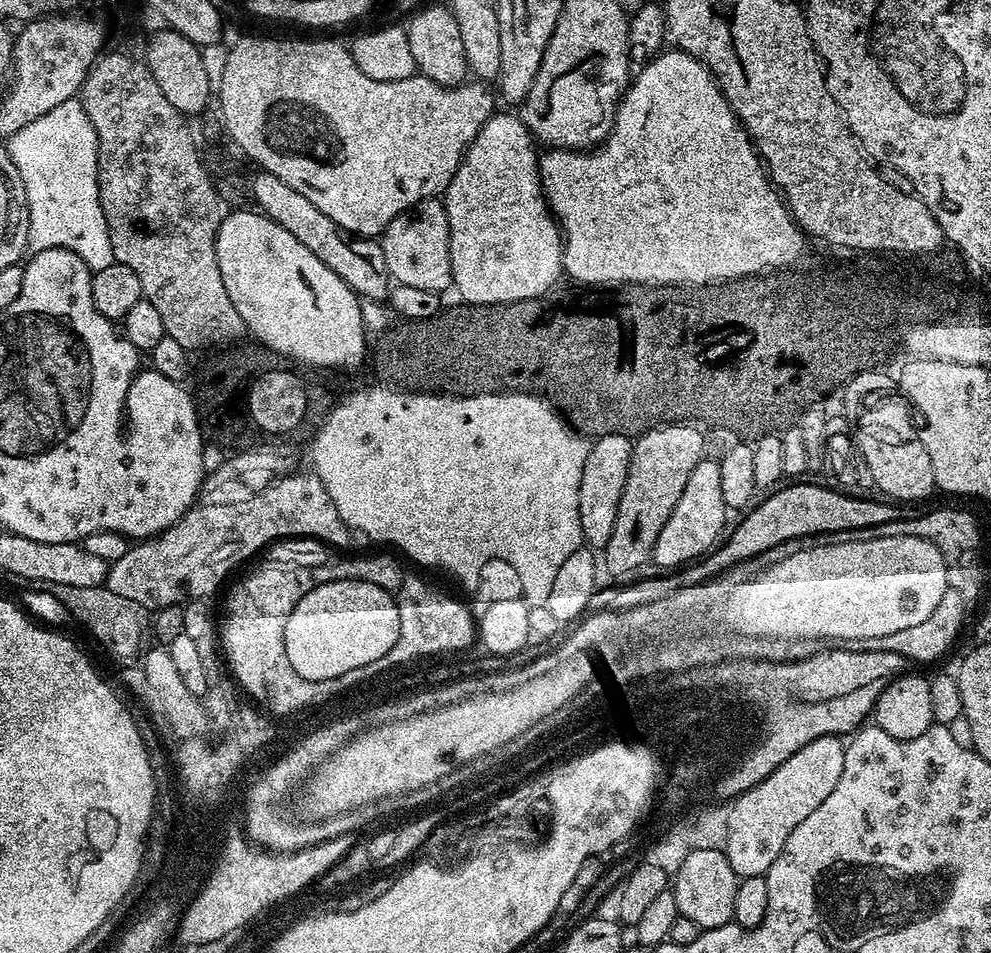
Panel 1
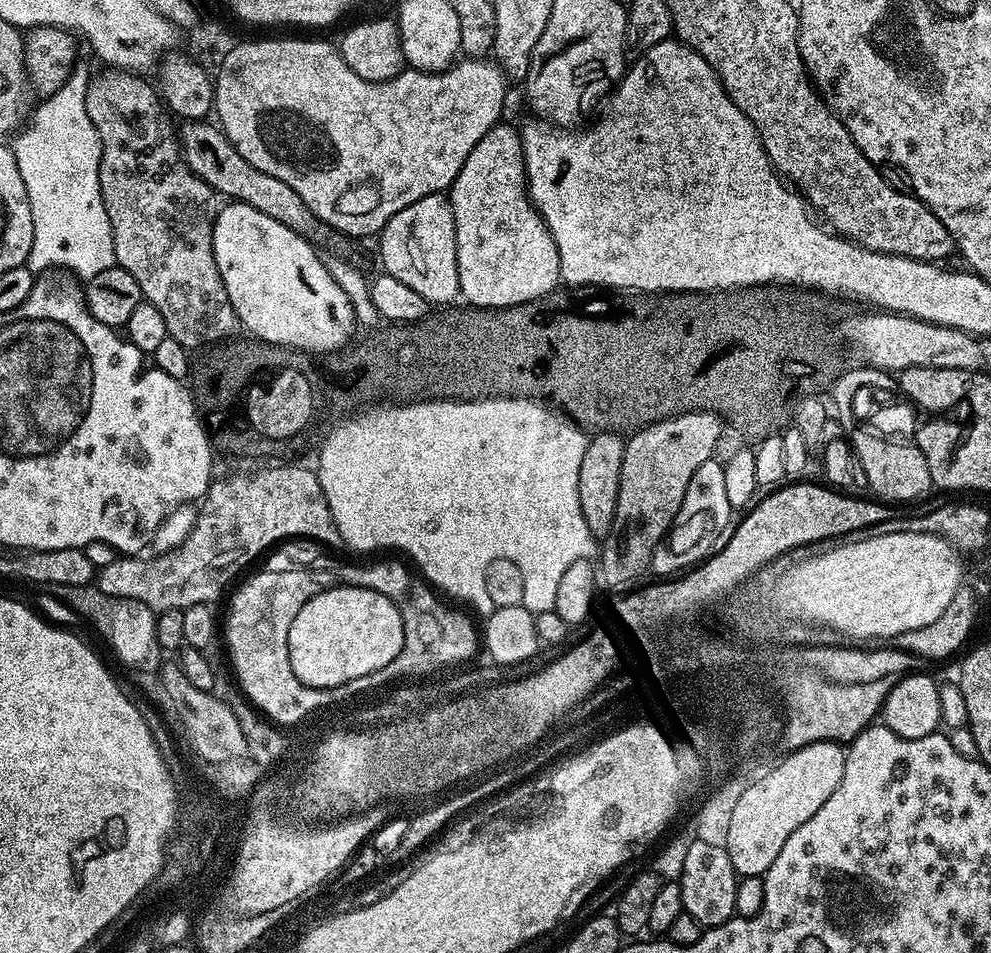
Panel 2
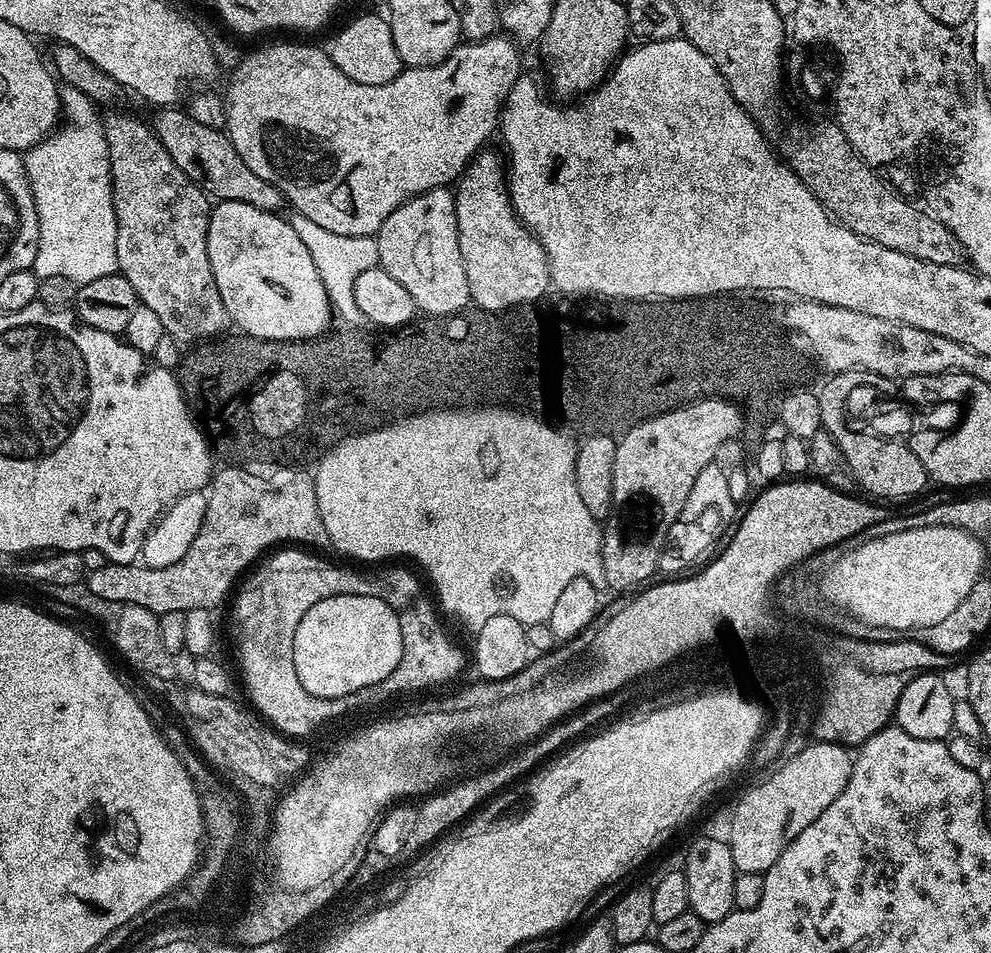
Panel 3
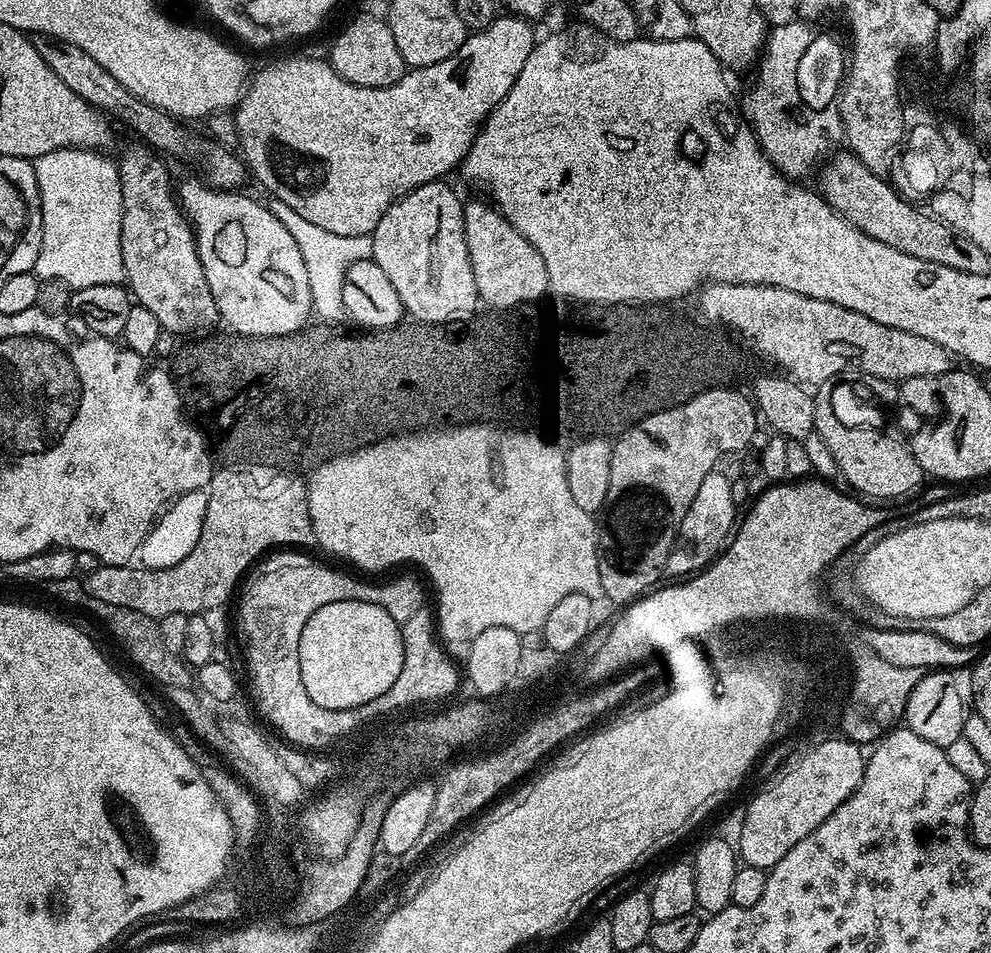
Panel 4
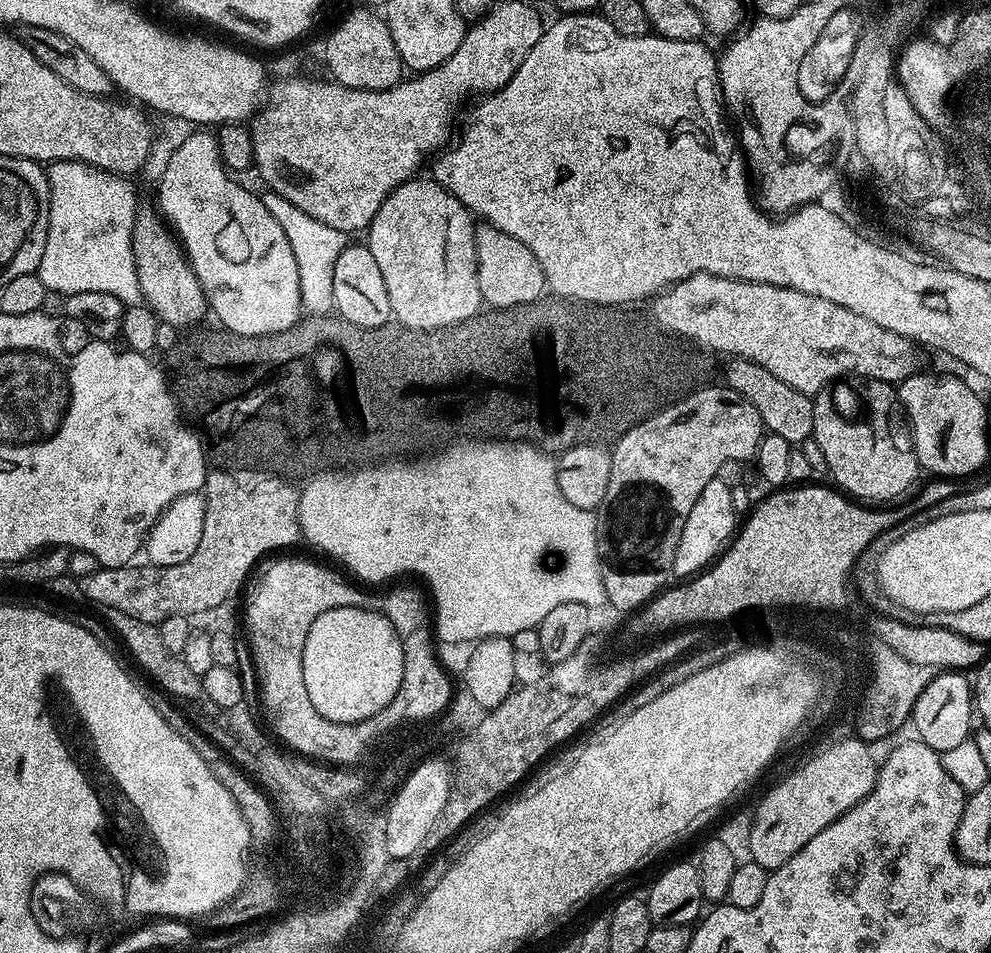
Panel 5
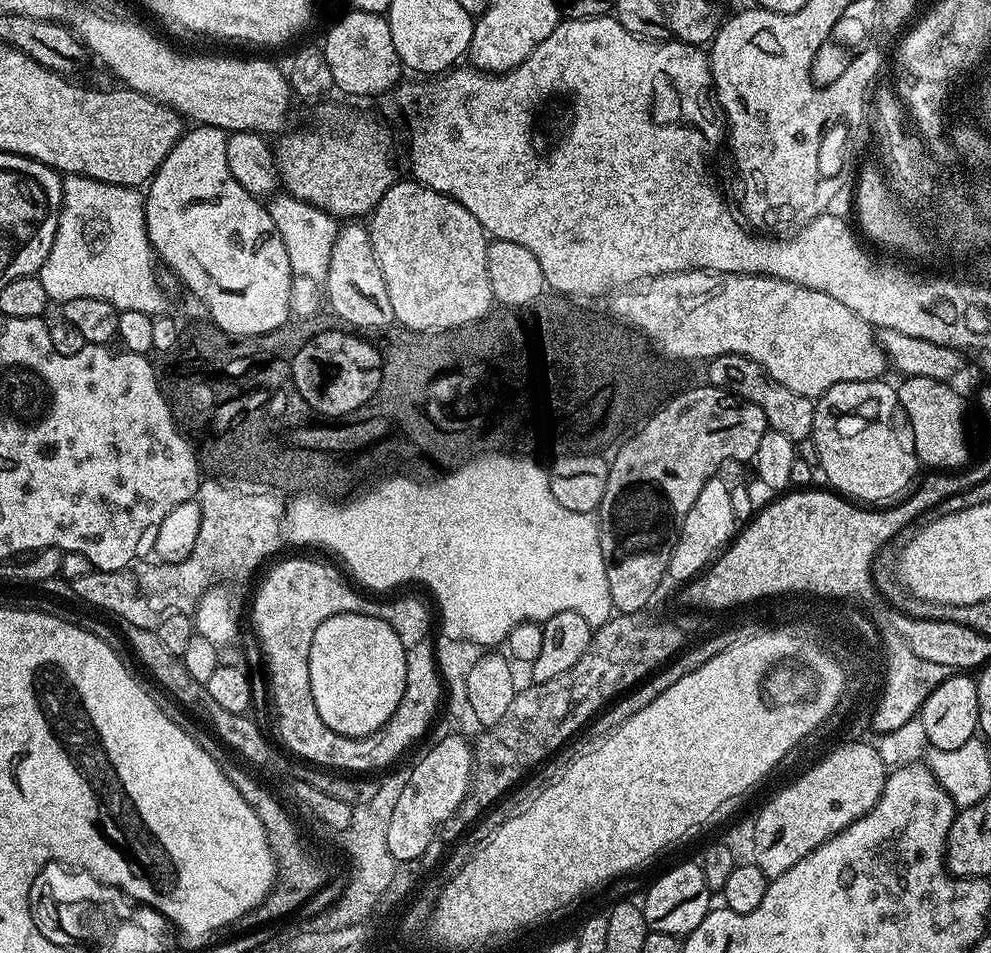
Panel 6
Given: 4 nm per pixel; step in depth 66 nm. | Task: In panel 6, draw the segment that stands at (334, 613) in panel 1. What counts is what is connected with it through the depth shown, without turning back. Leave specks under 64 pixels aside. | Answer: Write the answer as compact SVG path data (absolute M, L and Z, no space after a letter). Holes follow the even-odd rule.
M342 613L334 614L334 618L326 618L326 622L314 630L314 642L310 642L310 694L314 694L318 718L322 718L330 730L344 736L362 737L379 732L394 710L398 710L398 702L402 702L408 677L407 657L401 639L380 617Z

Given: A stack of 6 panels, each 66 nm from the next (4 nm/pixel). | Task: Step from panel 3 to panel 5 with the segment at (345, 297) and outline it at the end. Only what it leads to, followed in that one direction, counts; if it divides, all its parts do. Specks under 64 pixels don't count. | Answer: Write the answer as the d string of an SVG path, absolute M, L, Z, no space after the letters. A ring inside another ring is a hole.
M268 190L265 193L261 195L263 206L274 218L274 222L282 226L282 234L286 234L286 242L290 242L290 250L294 250L294 262L298 262L300 303L303 311L313 316L329 315L336 307L334 262L338 262L338 254L342 254L342 250L348 247L349 237L342 230L334 230L334 226L326 226L326 222L318 222L318 218L310 218L310 214L299 210L277 192Z

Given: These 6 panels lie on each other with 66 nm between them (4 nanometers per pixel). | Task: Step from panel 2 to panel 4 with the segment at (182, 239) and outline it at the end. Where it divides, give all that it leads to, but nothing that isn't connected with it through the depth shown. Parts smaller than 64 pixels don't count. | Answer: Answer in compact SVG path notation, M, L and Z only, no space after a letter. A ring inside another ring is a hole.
M140 142L135 143L130 145L121 156L118 156L120 181L122 182L122 210L124 211L122 214L122 262L124 263L124 279L134 297L135 303L140 304L146 310L150 310L150 314L154 314L154 318L158 318L163 331L170 332L177 338L183 338L187 332L196 328L202 328L204 325L211 324L212 320L220 318L220 311L214 302L214 294L210 294L210 282L206 282L206 270L202 270L202 262L198 258L195 231L188 217L184 215L183 208L180 206L177 193L174 191L174 180L172 184L172 176L168 173L167 166L160 161L163 159L153 149Z

